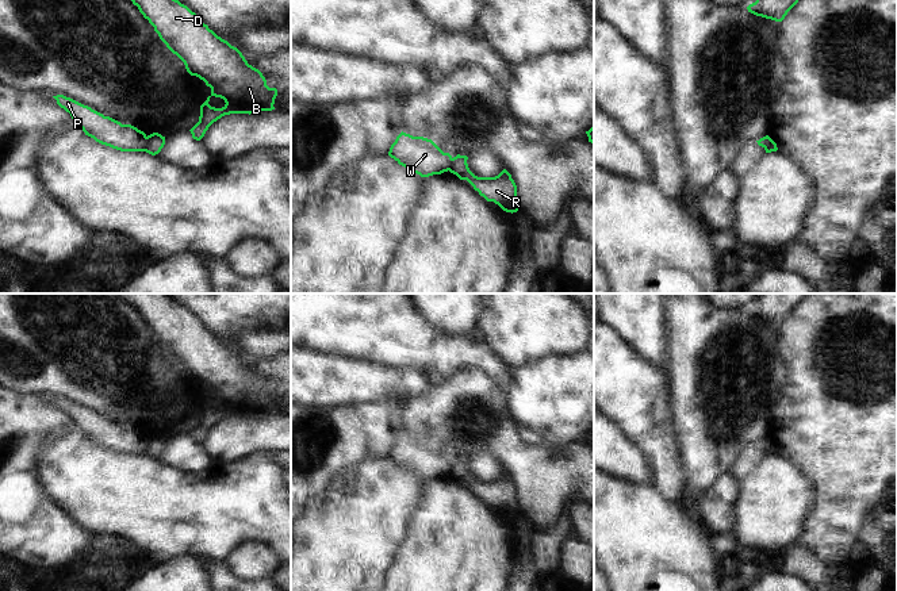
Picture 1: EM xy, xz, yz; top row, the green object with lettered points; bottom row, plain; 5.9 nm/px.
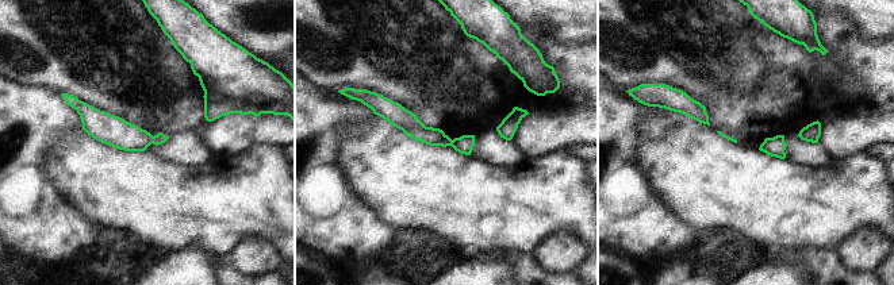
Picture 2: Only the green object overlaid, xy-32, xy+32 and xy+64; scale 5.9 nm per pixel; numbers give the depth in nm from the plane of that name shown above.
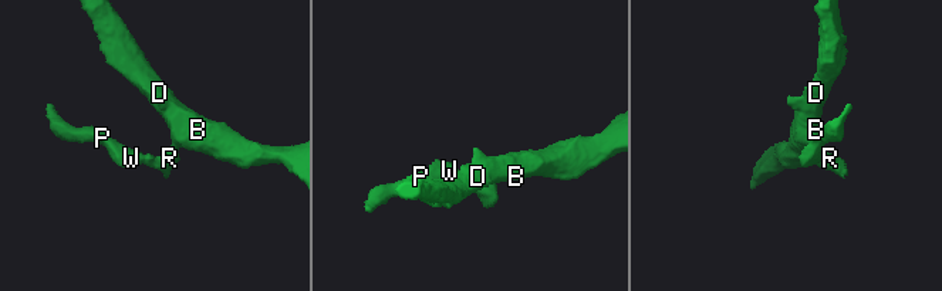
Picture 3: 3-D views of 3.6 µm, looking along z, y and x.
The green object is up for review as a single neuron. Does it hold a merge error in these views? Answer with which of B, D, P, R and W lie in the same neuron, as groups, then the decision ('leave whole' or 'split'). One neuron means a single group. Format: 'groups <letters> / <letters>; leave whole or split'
groups B D R / P W; split

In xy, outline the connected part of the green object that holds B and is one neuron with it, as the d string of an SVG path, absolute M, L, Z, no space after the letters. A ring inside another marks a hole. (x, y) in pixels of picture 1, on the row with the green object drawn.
M131 0L145 19L154 27L160 39L185 65L191 76L196 76L211 88L211 95L200 105L199 122L189 130L192 138L200 141L208 127L225 115L253 114L275 110L276 88L269 88L262 73L248 64L242 53L227 41L218 37L203 20L179 0ZM210 97L225 100L222 108L208 104Z

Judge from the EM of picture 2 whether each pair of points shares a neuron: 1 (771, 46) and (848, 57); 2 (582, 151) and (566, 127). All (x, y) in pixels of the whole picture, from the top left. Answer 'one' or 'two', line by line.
1: one
2: two

